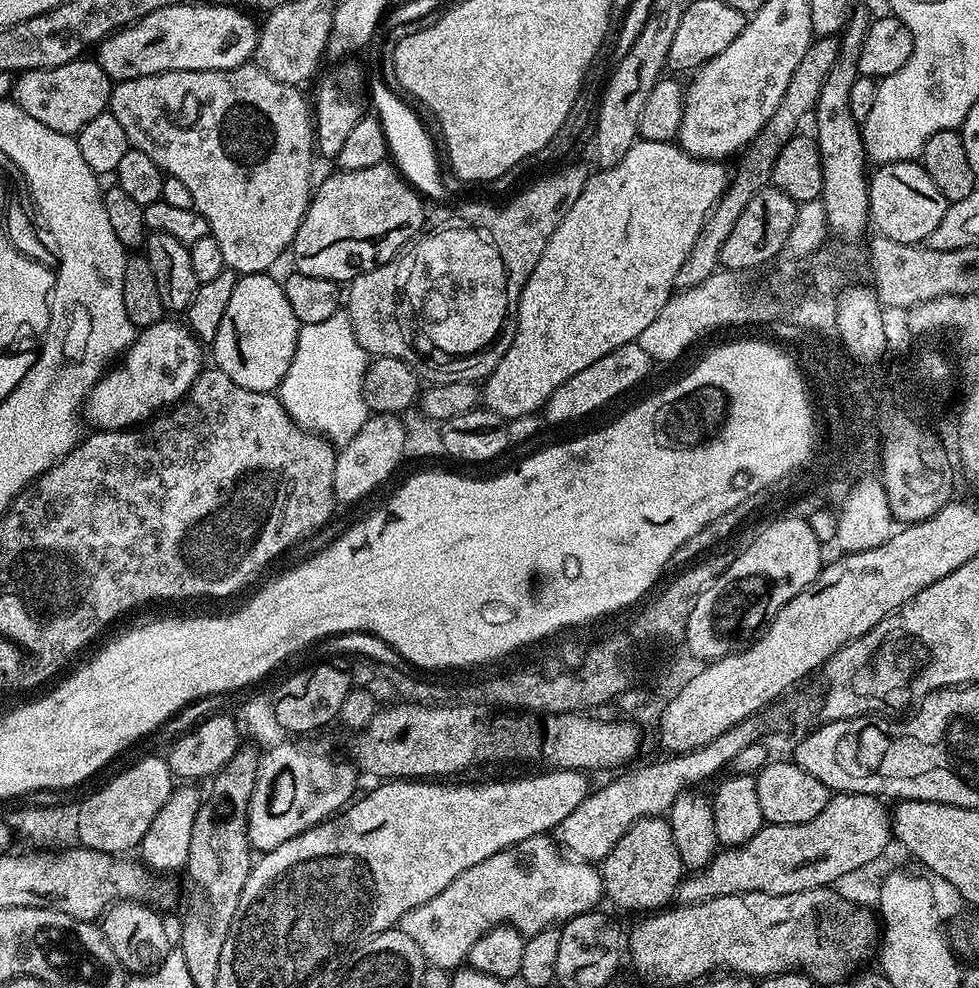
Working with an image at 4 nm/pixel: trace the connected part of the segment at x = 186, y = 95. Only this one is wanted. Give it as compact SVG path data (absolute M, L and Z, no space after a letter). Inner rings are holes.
M249 62L241 68L230 70L182 70L181 72L163 72L146 78L121 80L112 89L112 102L110 111L122 130L126 130L126 138L131 147L142 150L154 158L160 171L165 176L178 178L178 182L185 184L194 197L194 208L206 218L208 231L216 239L222 250L225 269L237 274L249 276L255 272L268 272L271 264L280 255L287 253L292 246L292 240L298 234L298 226L304 220L308 209L308 201L312 199L314 180L312 184L312 156L314 157L314 116L310 111L310 100L303 96L301 89L294 84L283 84L270 74L266 74L255 63Z

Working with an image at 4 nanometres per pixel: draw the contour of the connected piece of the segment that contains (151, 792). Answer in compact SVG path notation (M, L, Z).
M148 756L138 761L133 768L118 773L105 788L79 801L77 841L95 852L128 854L131 848L139 849L150 824L173 791L172 771L161 757L159 760L156 756Z

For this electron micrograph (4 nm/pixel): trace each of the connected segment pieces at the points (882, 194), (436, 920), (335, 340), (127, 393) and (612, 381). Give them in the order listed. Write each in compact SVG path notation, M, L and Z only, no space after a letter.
M914 160L881 164L868 181L868 214L870 224L879 235L903 244L920 244L934 234L934 226L942 222L950 201L926 174L923 163Z
M551 835L528 838L458 874L458 878L454 878L454 882L450 882L442 894L407 912L400 919L398 927L400 931L410 934L410 938L414 938L418 950L422 950L425 961L431 967L455 970L467 961L470 946L474 946L474 942L478 942L478 938L482 938L492 928L508 924L527 938L547 928L562 926L578 914L593 911L599 905L596 903L603 901L605 895L603 875L592 868L595 867L591 863L565 854Z
M347 311L335 312L322 322L305 324L298 334L298 346L278 389L280 405L301 428L319 434L336 446L350 442L368 421L370 410L364 401L364 375L370 354L358 342Z
M165 318L154 326L139 329L136 340L129 346L119 363L105 372L104 377L90 390L82 409L83 419L87 427L89 424L89 429L101 432L135 429L153 419L154 414L175 405L188 395L190 386L200 377L202 371L202 363L200 364L202 345L183 323L175 324L171 319Z
M636 342L618 346L618 350L610 350L606 358L598 358L594 366L586 366L586 370L578 370L574 378L562 382L562 386L554 390L554 394L544 405L542 416L545 416L552 424L564 424L567 420L580 420L583 416L598 411L603 404L618 399L623 392L630 391L635 384L642 383L652 367L654 367L654 361L650 354L646 354L642 346Z

